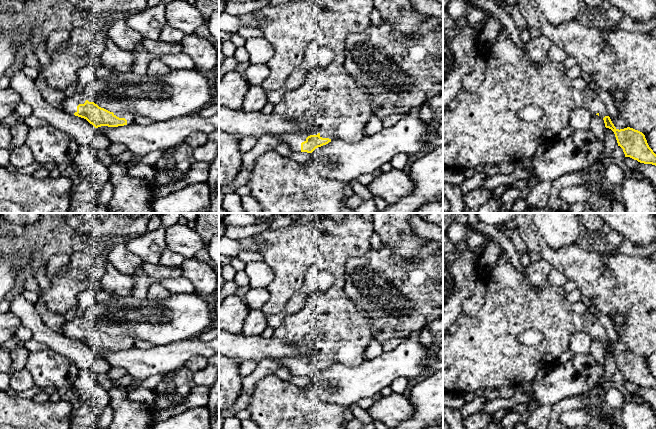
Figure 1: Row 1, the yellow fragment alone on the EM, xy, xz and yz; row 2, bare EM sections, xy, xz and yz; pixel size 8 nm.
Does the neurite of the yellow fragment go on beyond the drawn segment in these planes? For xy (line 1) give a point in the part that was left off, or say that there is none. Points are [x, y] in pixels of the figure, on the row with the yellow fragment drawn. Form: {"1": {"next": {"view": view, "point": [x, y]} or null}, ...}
{"1": {"next": {"view": "xy", "point": [70, 104]}}}

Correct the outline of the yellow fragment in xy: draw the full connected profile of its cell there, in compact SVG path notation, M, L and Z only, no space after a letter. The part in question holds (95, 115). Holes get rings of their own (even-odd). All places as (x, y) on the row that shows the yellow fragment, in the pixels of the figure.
M76 91L71 97L66 97L63 110L71 115L86 119L95 128L101 126L118 127L134 122L130 112L110 112L95 104L83 91Z

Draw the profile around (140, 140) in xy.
M219 112L212 116L194 113L153 122L151 125L138 125L133 122L124 126L101 126L96 129L105 134L112 143L121 143L127 147L132 154L129 159L130 169L151 152L184 145L186 138L194 132L210 134L219 130Z

